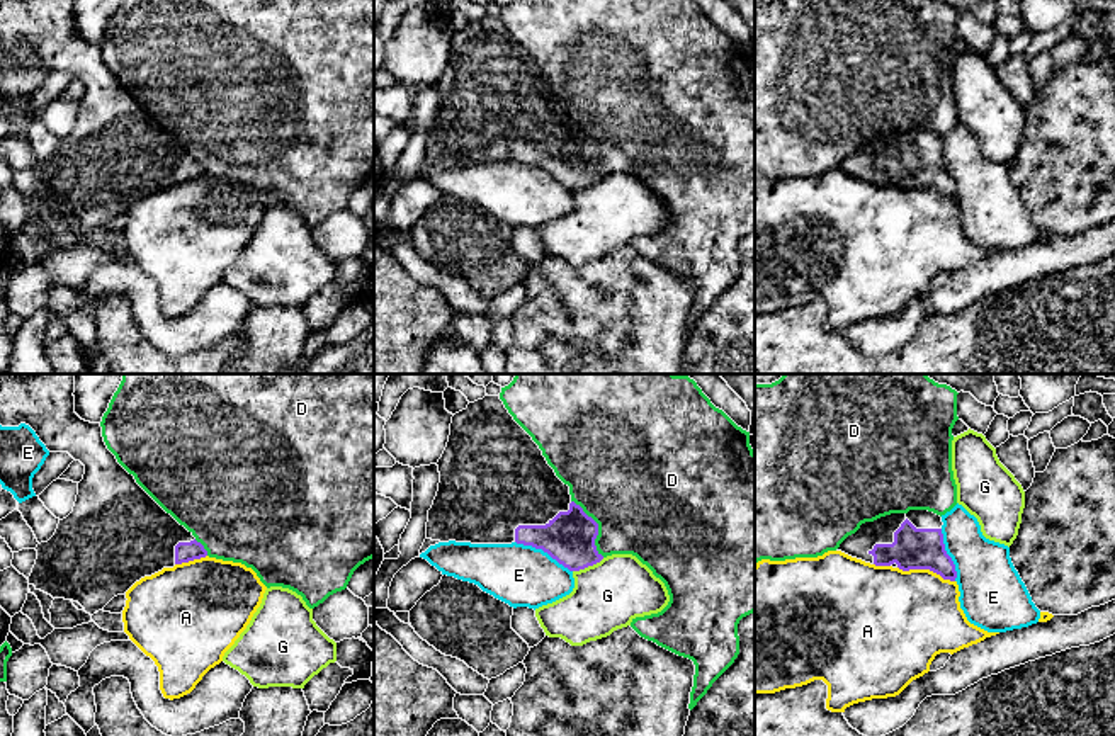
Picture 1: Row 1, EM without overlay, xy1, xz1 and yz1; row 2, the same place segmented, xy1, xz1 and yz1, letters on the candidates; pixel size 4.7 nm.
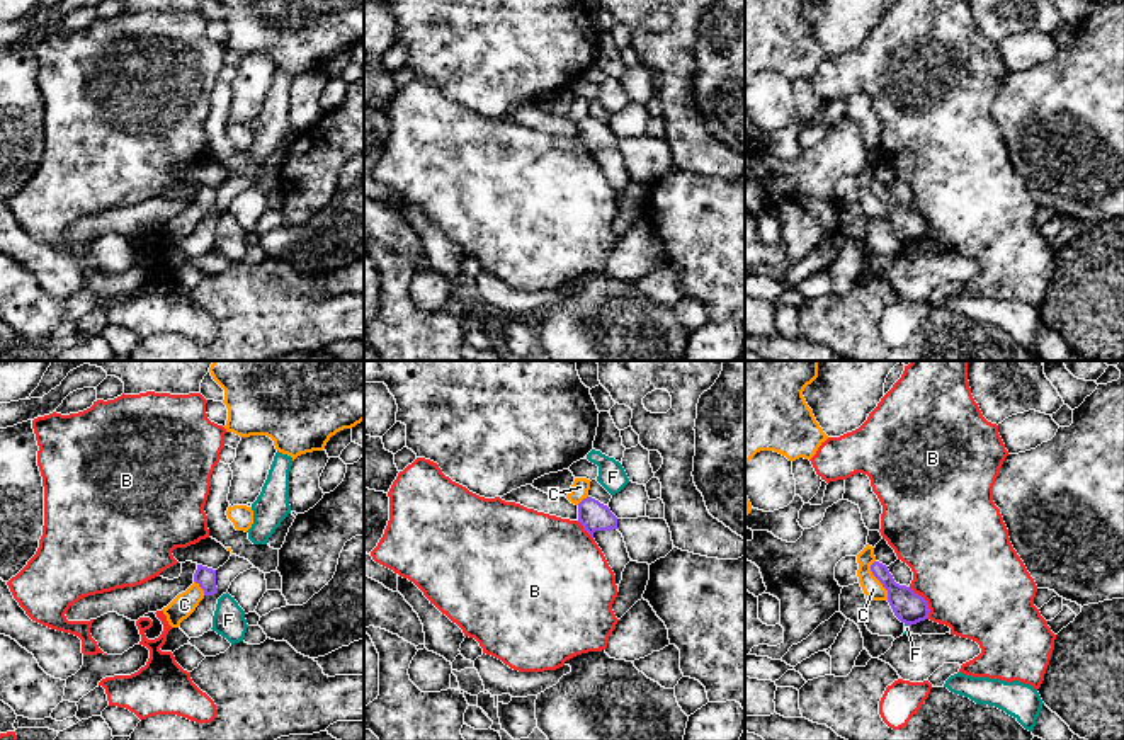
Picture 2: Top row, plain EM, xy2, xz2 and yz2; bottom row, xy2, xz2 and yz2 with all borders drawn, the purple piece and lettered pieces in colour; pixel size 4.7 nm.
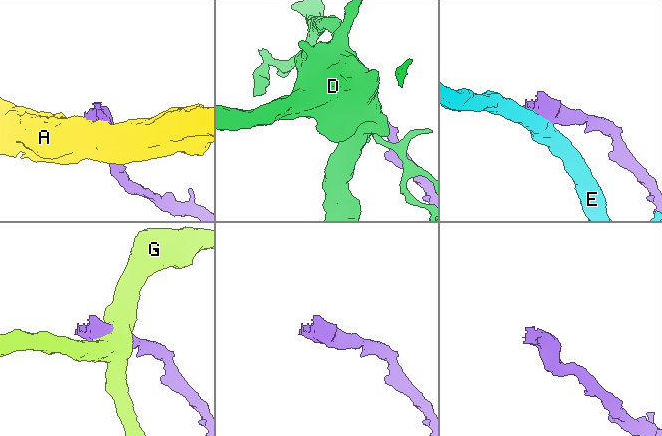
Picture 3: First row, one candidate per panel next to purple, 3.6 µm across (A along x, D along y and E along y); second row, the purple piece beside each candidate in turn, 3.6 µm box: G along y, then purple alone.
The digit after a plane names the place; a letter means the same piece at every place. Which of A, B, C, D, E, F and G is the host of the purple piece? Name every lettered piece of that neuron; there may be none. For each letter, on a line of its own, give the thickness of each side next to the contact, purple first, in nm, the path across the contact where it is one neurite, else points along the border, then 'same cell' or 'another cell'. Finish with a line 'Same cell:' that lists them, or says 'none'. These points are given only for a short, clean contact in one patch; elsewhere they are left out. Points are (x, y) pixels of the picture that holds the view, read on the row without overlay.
A: 190 nm thick on the purple side, 440 nm on the other; another cell
B: 150 nm thick on the purple side, 480 nm on the other; another cell
C: 150 nm thick on the purple side, 90 nm on the other; border along yz2 (874, 179), (871, 193), (886, 210), (888, 218); another cell
D: 240 nm thick on the purple side, 480 nm on the other; another cell
E: 240 nm thick on the purple side, 300 nm on the other; another cell
F: 150 nm thick on the purple side, 30 nm on the other; another cell
G: 240 nm thick on the purple side, 320 nm on the other; another cell
Same cell: none

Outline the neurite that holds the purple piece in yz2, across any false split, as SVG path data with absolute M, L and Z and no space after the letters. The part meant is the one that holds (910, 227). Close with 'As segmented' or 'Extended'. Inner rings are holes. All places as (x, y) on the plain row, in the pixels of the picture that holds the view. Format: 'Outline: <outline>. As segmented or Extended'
Outline: M874 180L871 191L888 209L888 221L901 242L911 245L928 236L927 219L910 206L896 202L886 184Z. As segmented

